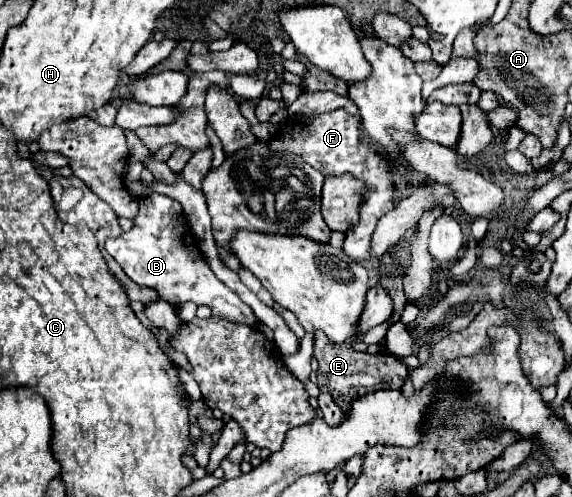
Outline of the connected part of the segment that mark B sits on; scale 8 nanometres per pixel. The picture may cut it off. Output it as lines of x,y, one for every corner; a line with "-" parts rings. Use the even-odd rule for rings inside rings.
160,193
142,197
134,227
116,239
108,239
104,247
134,283
154,287
164,301
172,305
182,305
186,301
208,305
214,317
238,321
240,325
258,325
254,311
212,273
200,249
196,249
198,245
190,233
186,215
182,213
182,205
172,197
162,197

